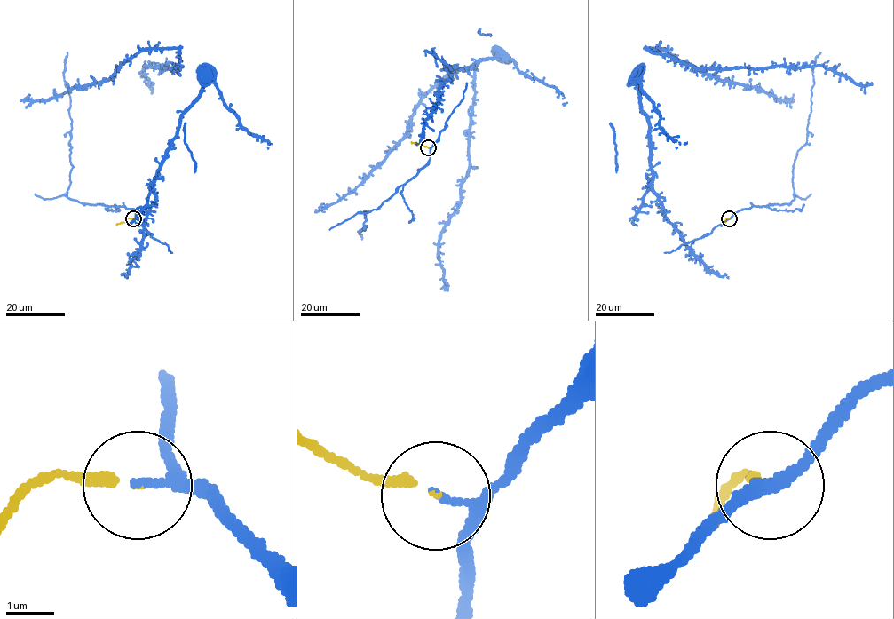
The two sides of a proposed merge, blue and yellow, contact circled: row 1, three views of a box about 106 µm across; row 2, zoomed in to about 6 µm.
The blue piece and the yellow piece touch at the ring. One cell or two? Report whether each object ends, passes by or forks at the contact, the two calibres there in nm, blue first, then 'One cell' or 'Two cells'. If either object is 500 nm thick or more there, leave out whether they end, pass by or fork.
At the ring blue passes by. At the ring yellow ends. Thickness 130 nm (blue) against 190 nm. One cell

